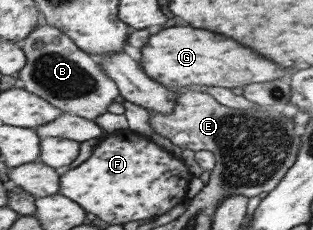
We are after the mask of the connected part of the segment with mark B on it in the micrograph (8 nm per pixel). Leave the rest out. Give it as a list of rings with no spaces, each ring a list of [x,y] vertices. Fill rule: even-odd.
[[[42,22],[20,44],[28,55],[28,64],[18,72],[24,88],[48,99],[48,102],[60,107],[64,112],[95,121],[98,116],[108,112],[108,106],[112,102],[121,100],[118,83],[104,71],[97,59],[82,50],[59,27]]]

